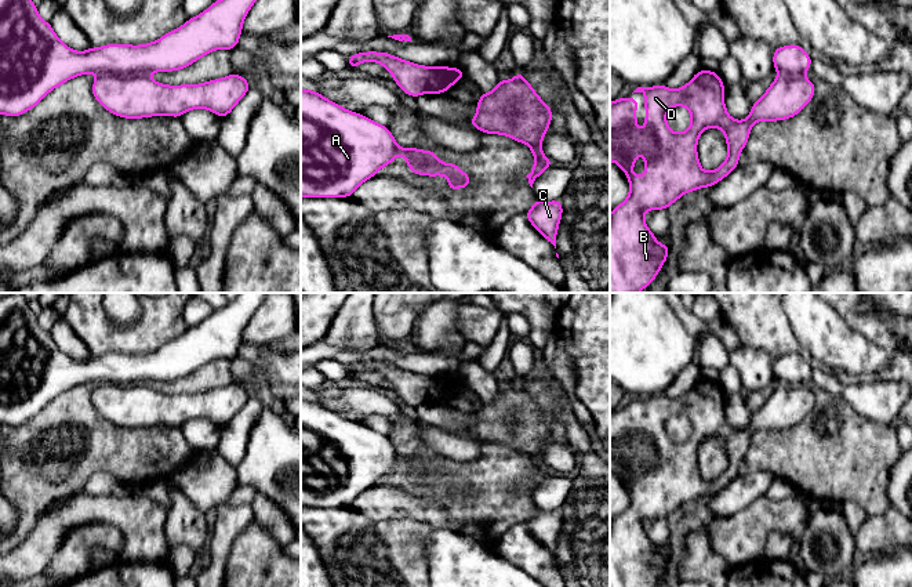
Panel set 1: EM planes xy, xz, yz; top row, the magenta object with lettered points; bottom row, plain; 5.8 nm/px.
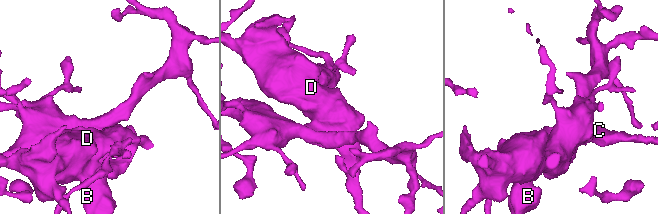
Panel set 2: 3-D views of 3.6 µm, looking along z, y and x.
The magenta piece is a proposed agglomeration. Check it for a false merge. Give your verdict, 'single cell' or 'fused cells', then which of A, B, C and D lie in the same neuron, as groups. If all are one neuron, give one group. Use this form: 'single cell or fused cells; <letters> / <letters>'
fused cells; A / B C D

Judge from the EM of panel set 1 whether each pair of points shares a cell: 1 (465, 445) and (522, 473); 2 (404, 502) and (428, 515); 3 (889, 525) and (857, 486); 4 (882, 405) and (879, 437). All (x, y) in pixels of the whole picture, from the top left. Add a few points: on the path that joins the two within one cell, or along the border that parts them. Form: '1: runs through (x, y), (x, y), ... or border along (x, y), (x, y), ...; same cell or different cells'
1: border along (483, 444), (482, 453), (472, 460), (449, 459); different cells
2: runs through (410, 506), (422, 511); same cell
3: border along (889, 506), (883, 513), (867, 518); different cells
4: border along (851, 408), (871, 420), (894, 423); different cells

